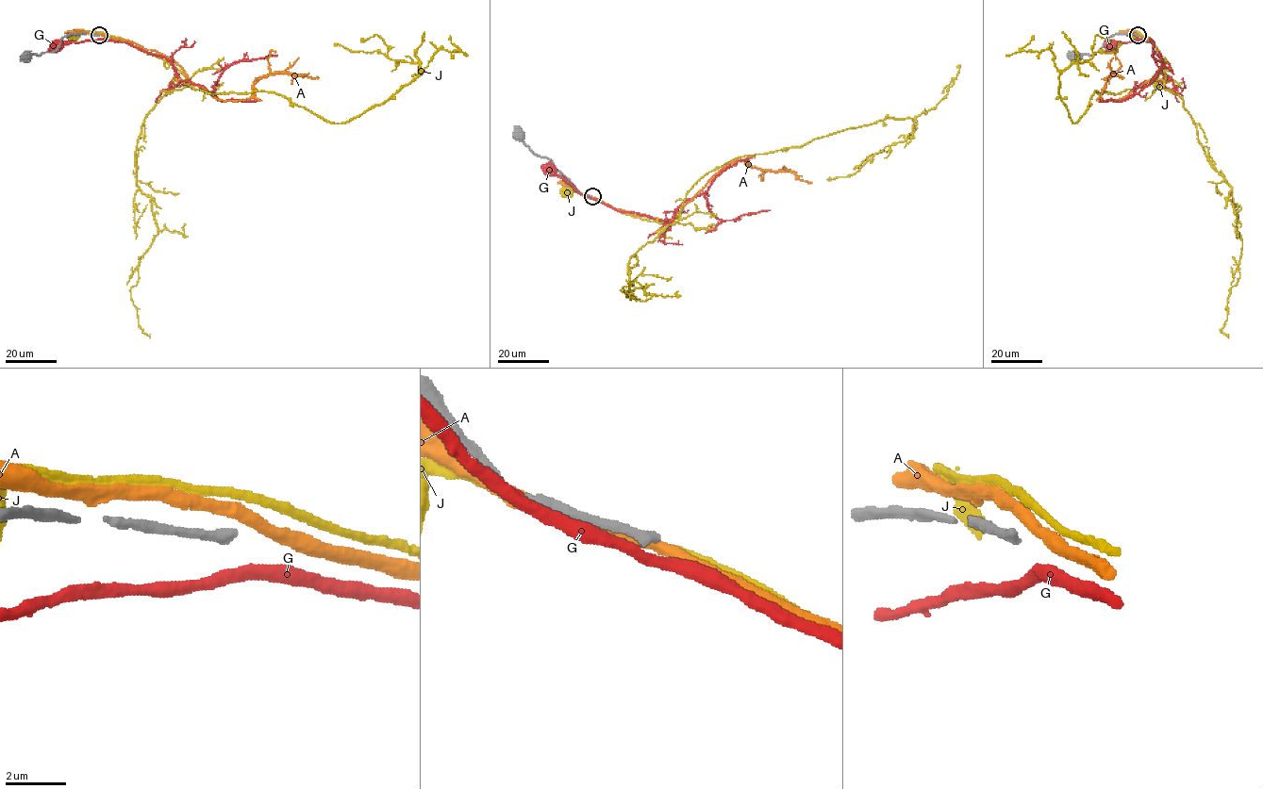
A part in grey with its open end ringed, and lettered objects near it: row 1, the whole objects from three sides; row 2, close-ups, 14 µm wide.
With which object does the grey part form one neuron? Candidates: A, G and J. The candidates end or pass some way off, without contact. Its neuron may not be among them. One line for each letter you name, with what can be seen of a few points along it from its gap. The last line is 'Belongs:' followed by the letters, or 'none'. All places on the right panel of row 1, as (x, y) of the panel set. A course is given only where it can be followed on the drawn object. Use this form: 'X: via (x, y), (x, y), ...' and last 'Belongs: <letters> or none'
Belongs: none

